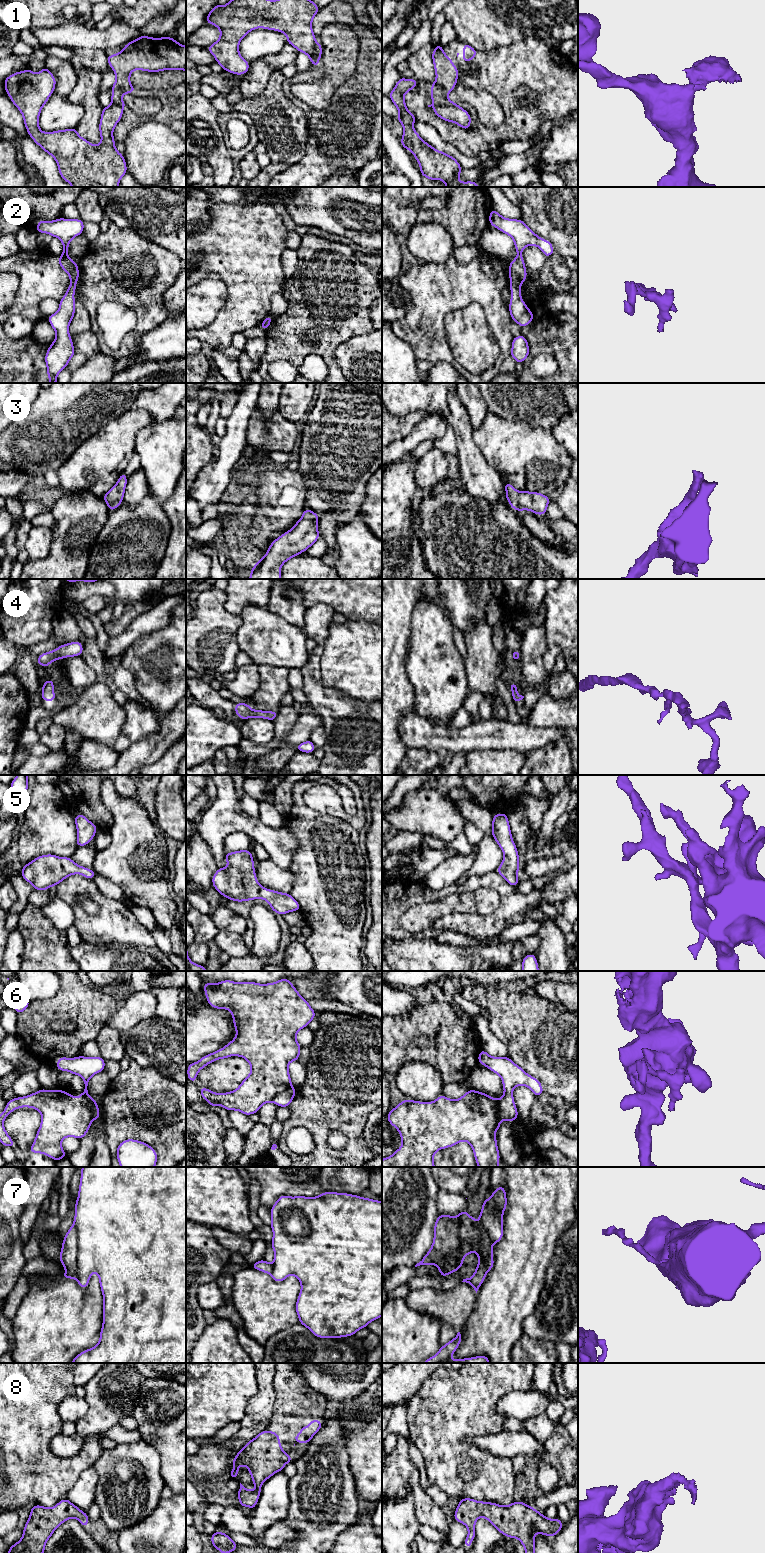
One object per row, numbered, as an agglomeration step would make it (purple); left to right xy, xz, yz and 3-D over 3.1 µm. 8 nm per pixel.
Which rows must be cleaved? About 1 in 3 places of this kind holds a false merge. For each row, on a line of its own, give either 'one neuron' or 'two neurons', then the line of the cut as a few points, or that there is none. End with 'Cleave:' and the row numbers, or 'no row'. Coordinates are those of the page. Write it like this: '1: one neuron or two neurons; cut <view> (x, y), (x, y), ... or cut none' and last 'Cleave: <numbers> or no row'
1: two neurons; cut yz (431, 104), (455, 105)
2: one neuron; cut none
3: one neuron; cut none
4: one neuron; cut none
5: one neuron; cut none
6: two neurons; cut xy (78, 1097), (89, 1110), (92, 1119)
7: two neurons; cut yz (482, 1228), (489, 1240), (486, 1272)
8: one neuron; cut none
Cleave: 1, 6, 7

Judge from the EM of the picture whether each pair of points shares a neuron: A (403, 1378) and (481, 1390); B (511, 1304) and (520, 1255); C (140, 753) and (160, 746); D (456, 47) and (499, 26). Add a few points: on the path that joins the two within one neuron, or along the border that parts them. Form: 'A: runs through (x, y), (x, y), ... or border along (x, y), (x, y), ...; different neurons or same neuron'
A: border along (433, 1373), (411, 1400); different neurons
B: runs through (511, 1292), (518, 1277), (520, 1267); same neuron
C: runs through (145, 752), (155, 746); same neuron
D: border along (456, 38), (485, 52); different neurons

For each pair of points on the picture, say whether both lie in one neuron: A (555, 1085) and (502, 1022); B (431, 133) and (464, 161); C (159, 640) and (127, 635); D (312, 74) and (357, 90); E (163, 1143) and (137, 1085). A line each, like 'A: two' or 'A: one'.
A: one
B: one
C: two
D: one
E: one

